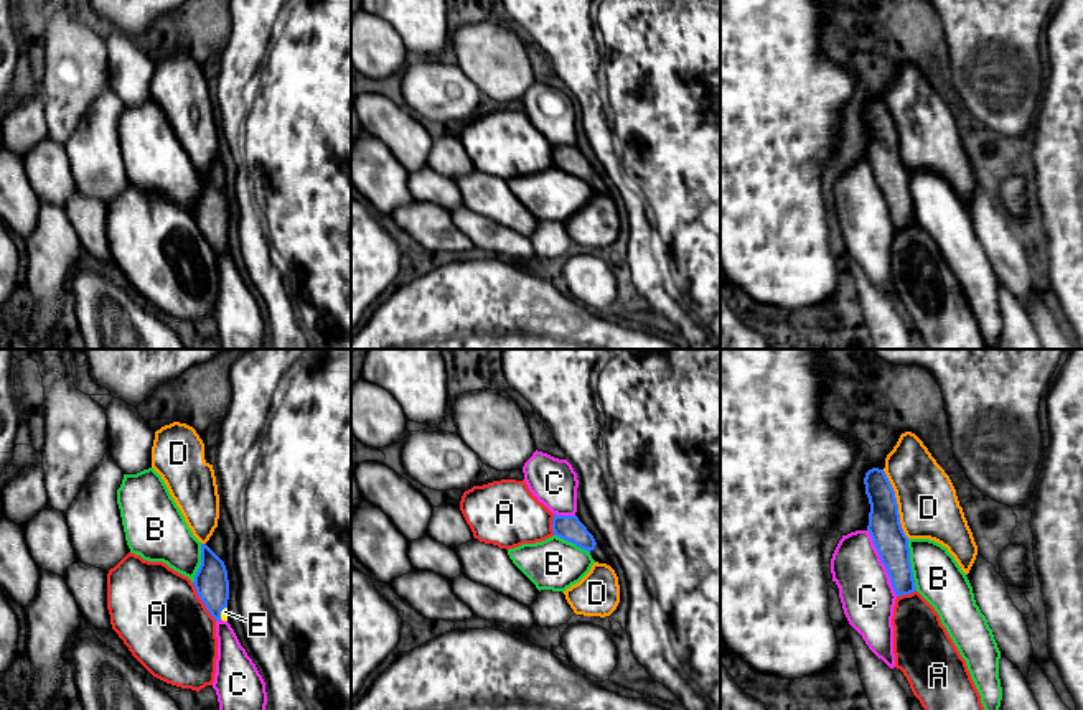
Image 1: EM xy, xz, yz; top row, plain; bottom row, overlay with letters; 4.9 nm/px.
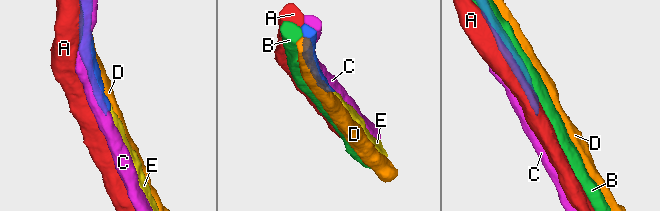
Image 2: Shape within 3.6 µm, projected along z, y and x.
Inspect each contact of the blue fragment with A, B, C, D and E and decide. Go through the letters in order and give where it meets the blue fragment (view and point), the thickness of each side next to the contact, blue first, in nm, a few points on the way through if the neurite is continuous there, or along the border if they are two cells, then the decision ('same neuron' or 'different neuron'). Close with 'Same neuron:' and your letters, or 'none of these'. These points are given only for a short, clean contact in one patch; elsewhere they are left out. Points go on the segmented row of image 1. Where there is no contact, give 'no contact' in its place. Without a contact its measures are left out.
A: xy (201, 600) | 170/440 nm | different neuron
B: yz (910, 565) | 160/240 nm | different neuron
C: yz (882, 562) | 160/260 nm | different neuron
D: yz (897, 504) | 160/300 nm | different neuron
E: xy (220, 613) | 170/30 nm | same neuron
Same neuron: E

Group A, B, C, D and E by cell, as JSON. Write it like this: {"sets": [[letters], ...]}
{"sets": [["A"], ["B"], ["C"], ["D"], ["E"]]}

